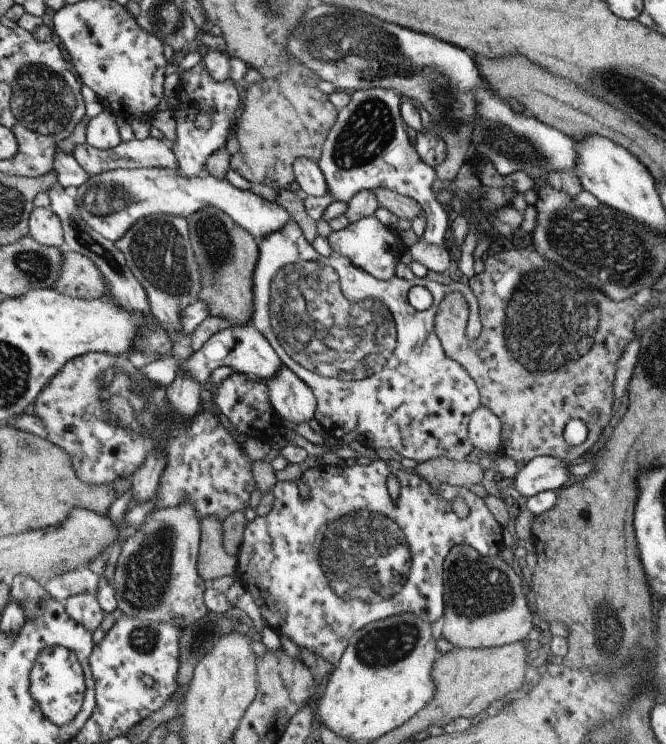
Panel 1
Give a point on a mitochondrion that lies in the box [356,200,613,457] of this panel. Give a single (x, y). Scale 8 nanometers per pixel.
(544, 319)

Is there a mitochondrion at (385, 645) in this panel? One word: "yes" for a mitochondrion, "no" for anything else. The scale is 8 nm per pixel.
yes

